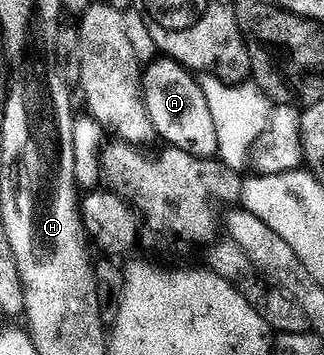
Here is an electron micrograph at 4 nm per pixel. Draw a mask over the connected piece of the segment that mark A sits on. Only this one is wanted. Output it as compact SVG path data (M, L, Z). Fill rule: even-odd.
M162 55L151 60L141 70L142 101L154 124L155 134L163 137L167 146L174 146L189 155L213 158L217 154L217 135L208 100L204 99L198 77L184 65ZM147 67L147 69L146 69Z

